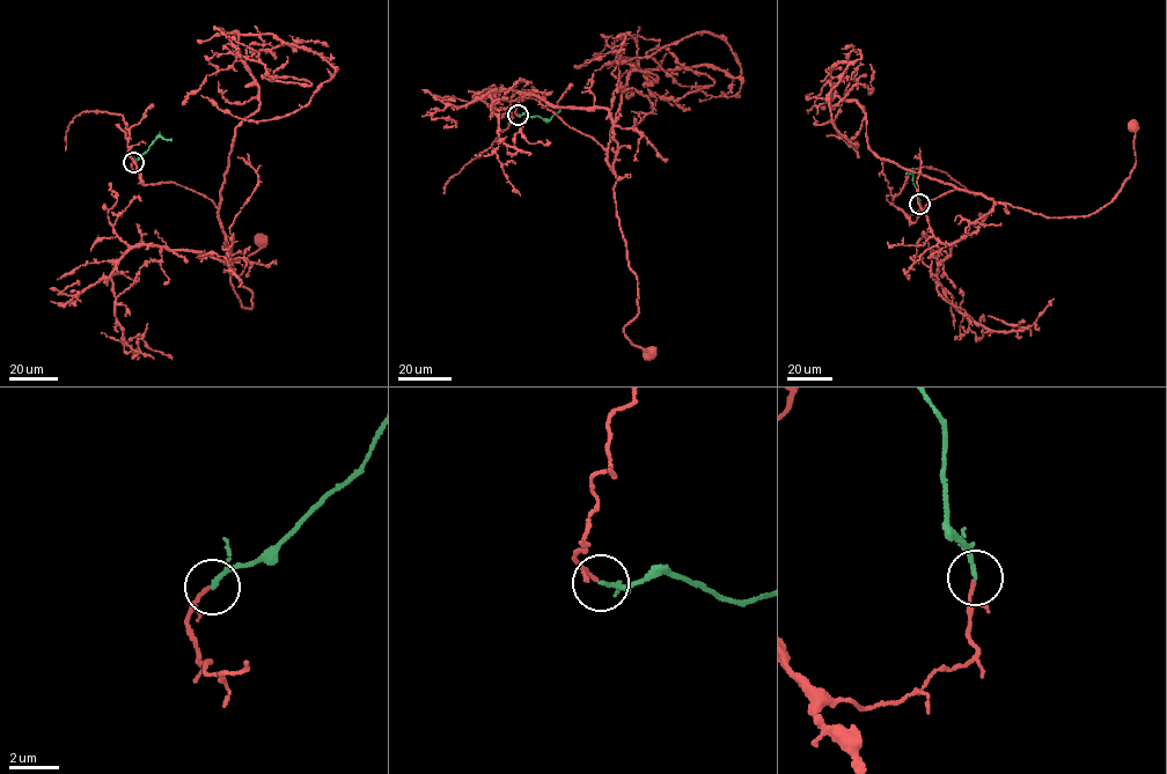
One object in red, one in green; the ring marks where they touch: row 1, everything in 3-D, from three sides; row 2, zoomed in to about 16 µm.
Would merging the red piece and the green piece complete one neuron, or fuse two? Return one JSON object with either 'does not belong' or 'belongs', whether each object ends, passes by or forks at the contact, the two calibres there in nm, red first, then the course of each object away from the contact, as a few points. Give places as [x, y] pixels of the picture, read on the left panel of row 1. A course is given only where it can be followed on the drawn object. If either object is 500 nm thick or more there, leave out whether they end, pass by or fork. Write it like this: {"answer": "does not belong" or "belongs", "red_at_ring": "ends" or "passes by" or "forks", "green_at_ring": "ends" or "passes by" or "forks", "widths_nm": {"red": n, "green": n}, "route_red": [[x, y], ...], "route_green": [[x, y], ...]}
{"answer": "belongs", "red_at_ring": "ends", "green_at_ring": "passes by", "widths_nm": {"red": 140, "green": 120}, "route_red": [[132, 162], [144, 185], [171, 182], [212, 200], [243, 308], [251, 309], [252, 292], [239, 277], [261, 241]], "route_green": [[133, 162], [158, 138], [171, 140]]}

